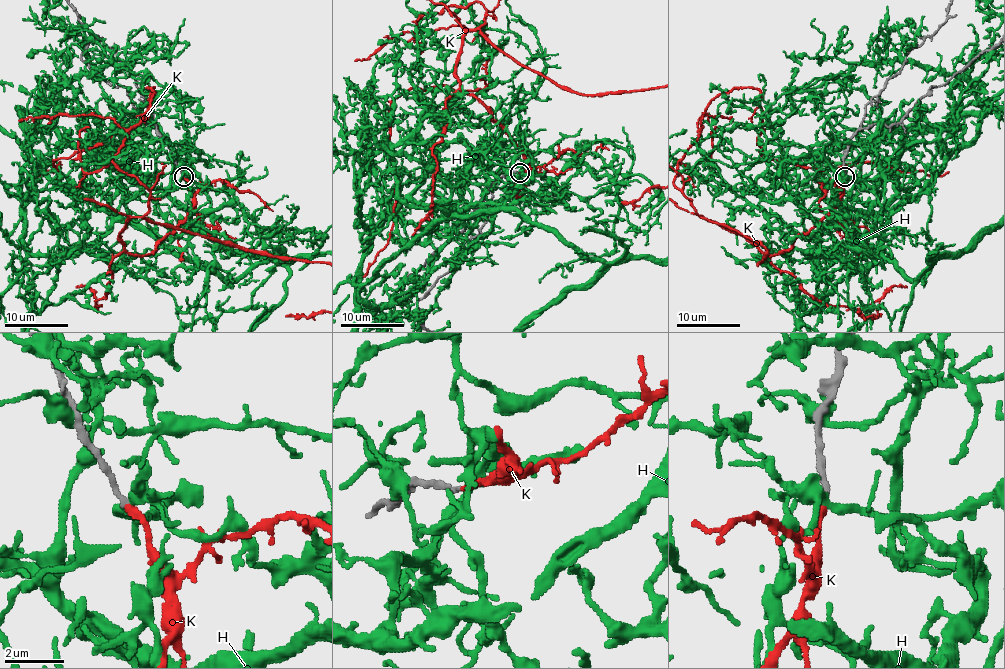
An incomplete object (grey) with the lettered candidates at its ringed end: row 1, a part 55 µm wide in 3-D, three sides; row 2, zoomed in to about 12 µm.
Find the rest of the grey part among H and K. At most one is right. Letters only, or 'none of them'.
K

